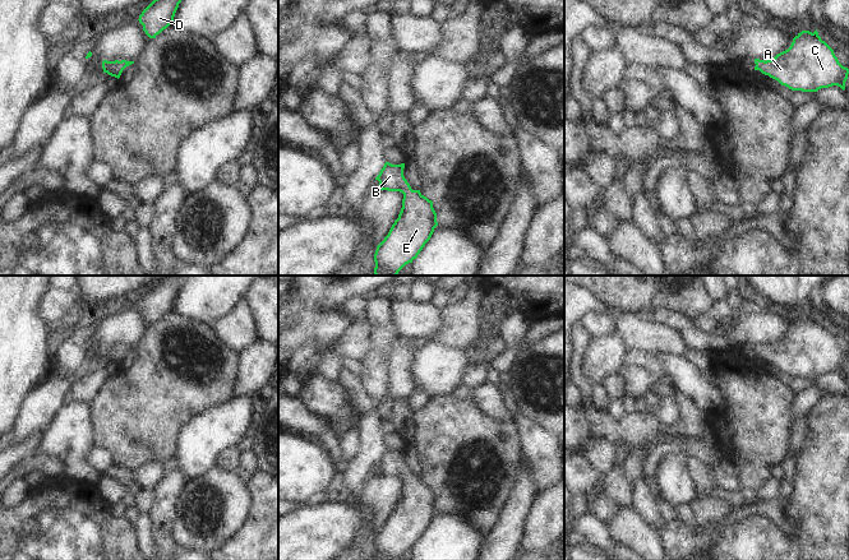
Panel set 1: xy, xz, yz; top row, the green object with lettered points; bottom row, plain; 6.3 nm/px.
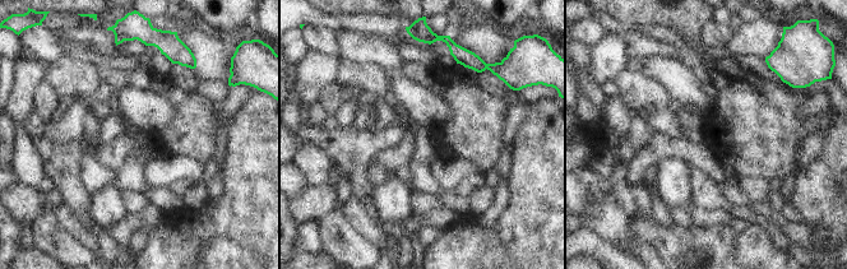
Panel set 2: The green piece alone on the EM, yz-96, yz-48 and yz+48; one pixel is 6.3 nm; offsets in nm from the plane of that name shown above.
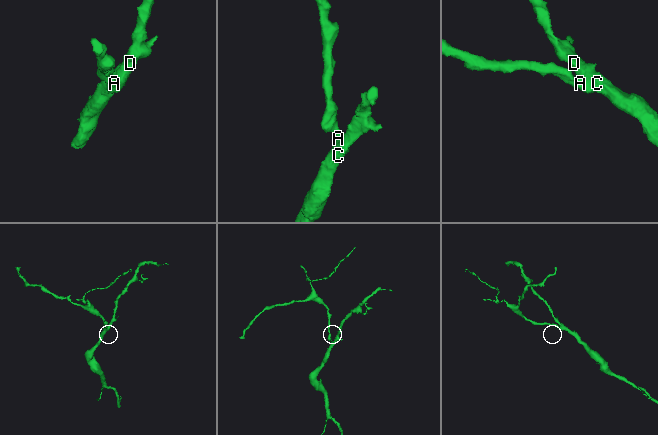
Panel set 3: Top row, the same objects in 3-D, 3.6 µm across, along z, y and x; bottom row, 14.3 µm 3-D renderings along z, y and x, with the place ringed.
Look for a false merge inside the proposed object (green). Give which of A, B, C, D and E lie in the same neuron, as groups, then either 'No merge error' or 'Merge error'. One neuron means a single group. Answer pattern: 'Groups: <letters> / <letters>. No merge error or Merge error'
Groups: A B C D E. No merge error

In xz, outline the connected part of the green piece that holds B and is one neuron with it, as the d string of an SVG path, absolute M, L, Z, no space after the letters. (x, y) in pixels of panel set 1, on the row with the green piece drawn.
M386 162L375 180L380 190L403 194L398 218L388 235L377 246L374 254L375 276L397 276L409 263L417 258L438 226L433 202L420 190L412 190L403 176L405 163Z

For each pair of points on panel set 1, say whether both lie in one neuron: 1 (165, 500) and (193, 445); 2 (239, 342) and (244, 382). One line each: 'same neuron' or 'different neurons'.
1: different neurons
2: different neurons

